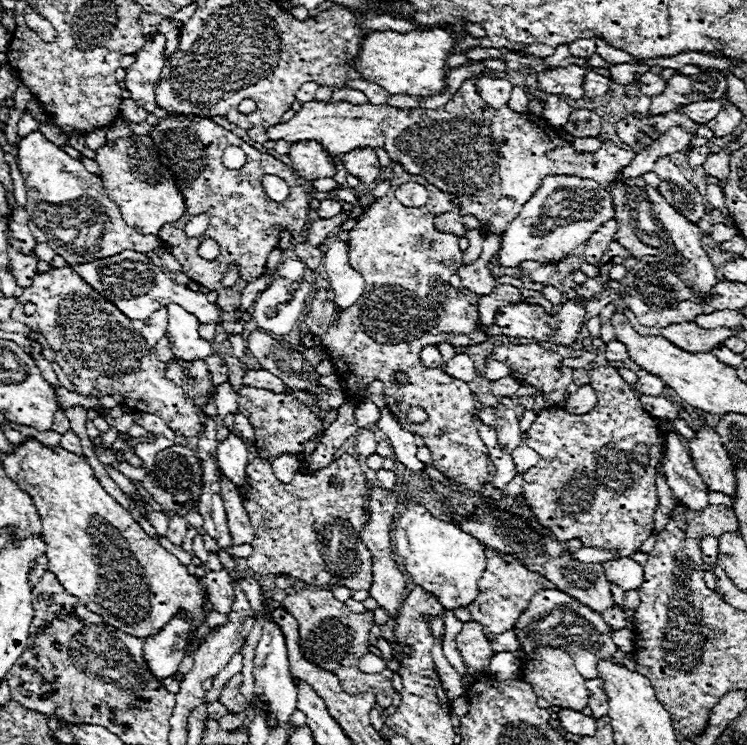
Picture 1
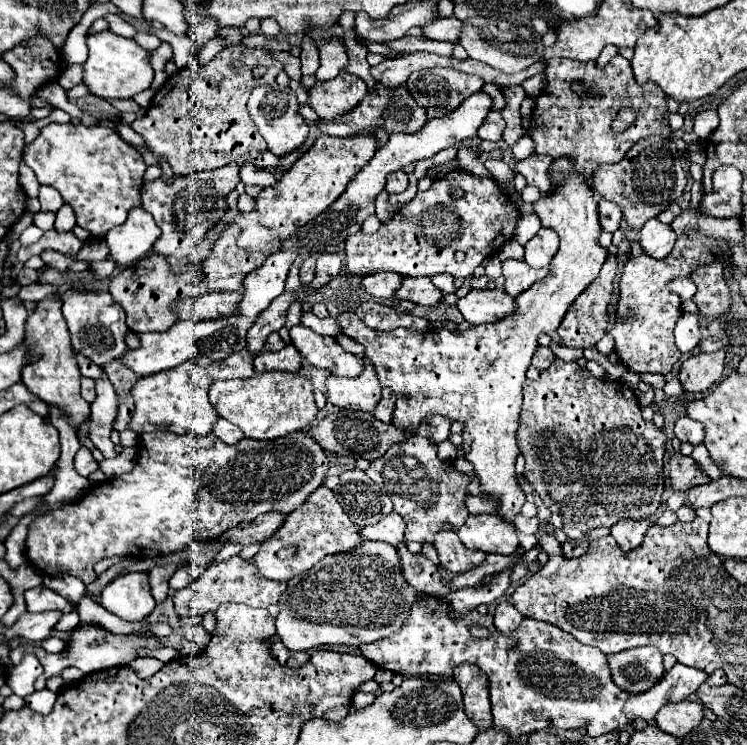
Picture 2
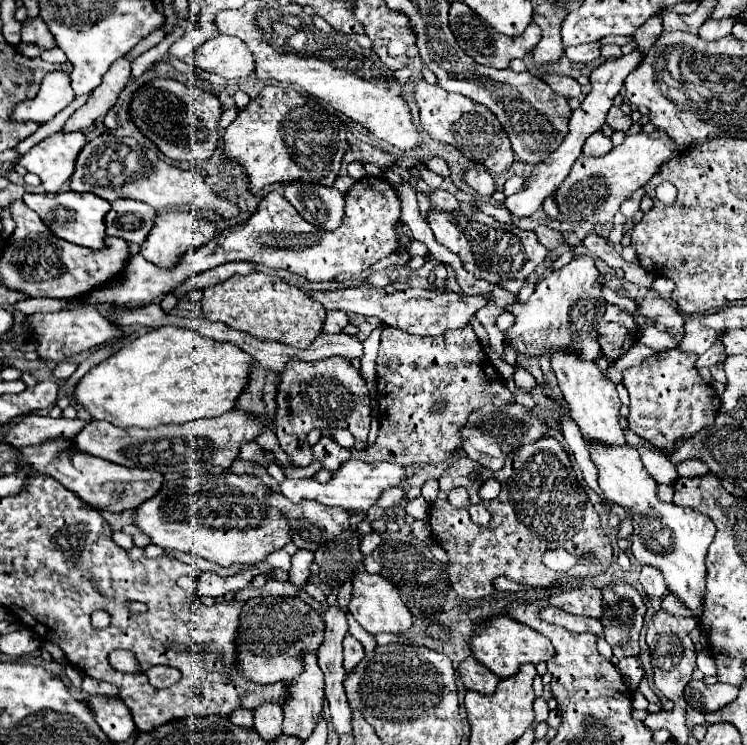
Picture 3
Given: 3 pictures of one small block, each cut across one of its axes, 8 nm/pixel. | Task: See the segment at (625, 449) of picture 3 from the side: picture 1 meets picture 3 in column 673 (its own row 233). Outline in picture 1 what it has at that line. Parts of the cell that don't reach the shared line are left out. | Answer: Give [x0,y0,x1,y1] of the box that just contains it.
[498,176,614,268]

